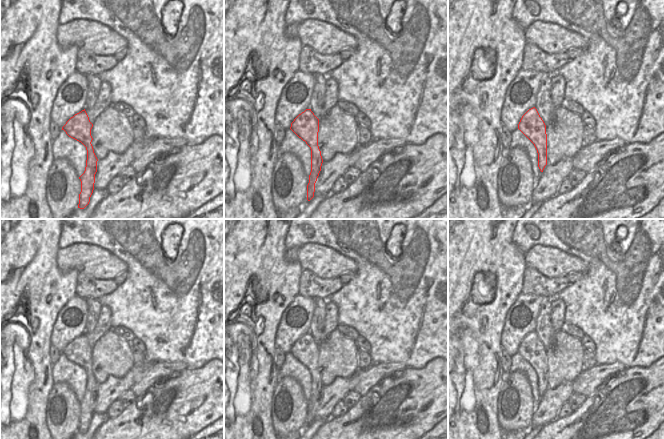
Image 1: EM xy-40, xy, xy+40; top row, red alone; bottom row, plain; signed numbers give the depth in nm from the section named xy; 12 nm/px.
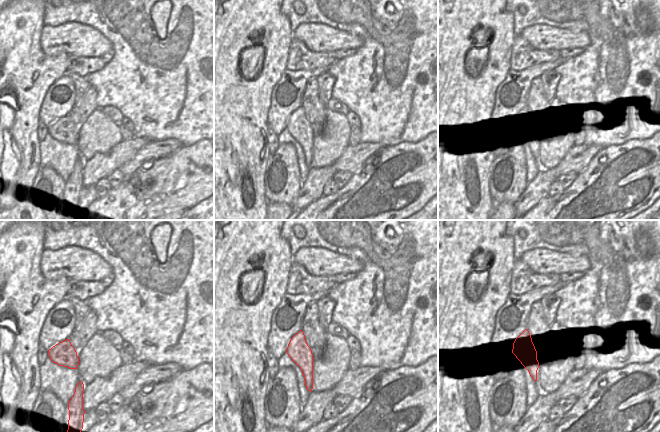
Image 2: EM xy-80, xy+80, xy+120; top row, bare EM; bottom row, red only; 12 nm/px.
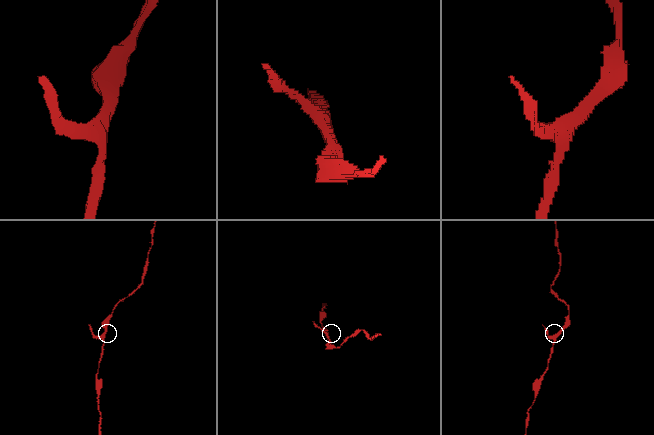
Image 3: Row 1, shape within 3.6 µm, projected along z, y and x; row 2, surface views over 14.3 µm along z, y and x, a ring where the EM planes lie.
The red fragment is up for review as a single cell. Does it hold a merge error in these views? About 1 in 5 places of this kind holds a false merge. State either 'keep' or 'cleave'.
keep

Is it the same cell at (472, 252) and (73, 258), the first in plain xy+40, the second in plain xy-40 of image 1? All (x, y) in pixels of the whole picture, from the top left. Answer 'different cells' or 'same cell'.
different cells

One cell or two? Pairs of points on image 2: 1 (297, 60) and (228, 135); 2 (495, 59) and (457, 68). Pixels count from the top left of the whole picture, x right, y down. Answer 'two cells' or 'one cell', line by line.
1: two cells
2: one cell

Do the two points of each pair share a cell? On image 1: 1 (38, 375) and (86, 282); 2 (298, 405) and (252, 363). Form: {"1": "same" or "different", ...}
{"1": "different", "2": "different"}

